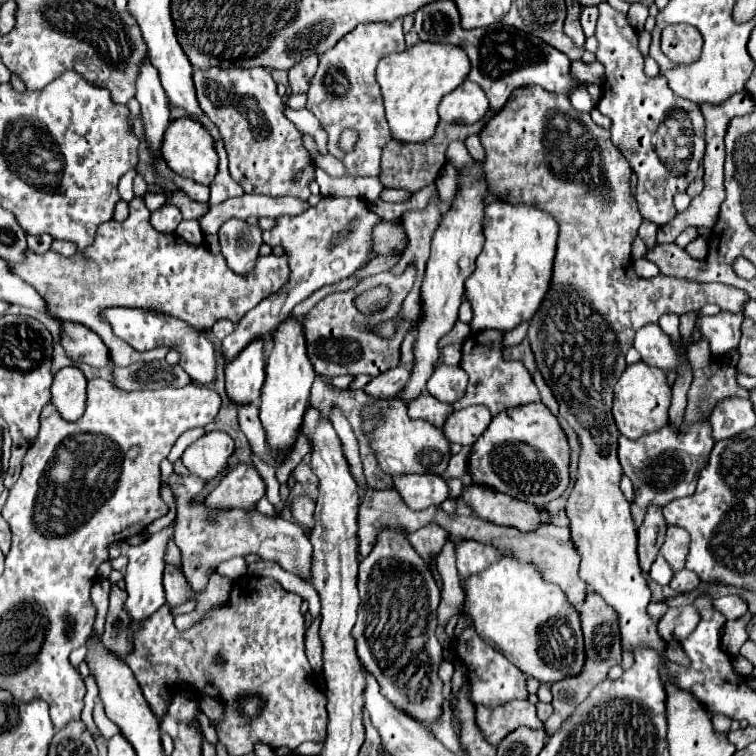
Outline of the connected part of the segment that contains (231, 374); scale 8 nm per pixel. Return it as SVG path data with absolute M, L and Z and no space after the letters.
M250 343L230 365L226 365L226 397L232 405L256 403L264 385L264 343Z

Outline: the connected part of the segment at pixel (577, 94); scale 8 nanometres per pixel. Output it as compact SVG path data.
M586 85L576 87L570 93L570 101L572 101L572 105L574 105L576 111L584 111L584 113L590 113L592 111L592 101L590 101L590 95L586 91Z

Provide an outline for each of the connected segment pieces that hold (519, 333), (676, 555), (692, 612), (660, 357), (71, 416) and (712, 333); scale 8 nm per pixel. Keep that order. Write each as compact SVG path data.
M520 323L520 327L516 327L514 331L510 331L504 337L504 347L514 347L514 345L522 343L522 339L526 337L526 333L528 333L528 323Z
M674 525L668 527L666 541L664 541L660 553L664 555L664 559L670 563L670 567L674 571L684 569L684 559L688 555L688 543L690 543L690 535L686 535L686 531L682 531L680 527L674 527Z
M692 604L669 608L658 621L658 632L666 641L684 641L696 629L699 621L698 610Z
M654 323L644 325L636 333L634 347L642 355L642 361L646 361L648 365L660 367L664 371L678 369L678 365L680 365L678 349L674 347L672 339L663 333L659 325L654 325Z
M64 367L54 375L52 405L66 421L78 421L86 405L86 377L78 367Z
M720 311L718 315L712 317L698 319L696 325L702 329L704 339L708 339L712 355L726 355L728 351L738 347L742 319L744 317L740 313L734 315L726 311Z

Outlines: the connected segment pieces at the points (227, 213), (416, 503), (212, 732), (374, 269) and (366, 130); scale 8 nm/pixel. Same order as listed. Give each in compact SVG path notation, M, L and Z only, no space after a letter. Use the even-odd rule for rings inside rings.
M242 195L236 199L228 199L224 203L214 205L202 219L200 227L206 235L218 233L224 221L236 217L236 219L248 219L250 215L254 217L280 217L280 215L300 215L306 211L310 205L302 199L294 197L268 197L268 195Z
M400 475L394 477L394 489L410 509L428 509L448 497L448 485L438 475Z
M200 711L198 713L198 719L200 719L200 727L202 727L202 733L204 733L204 737L210 741L210 743L214 743L216 745L216 741L218 741L218 735L216 735L216 729L214 729L214 723Z
M376 255L366 267L358 269L358 271L354 273L354 277L364 279L364 277L370 277L370 275L374 275L374 273L390 271L398 261L400 261L400 255Z
M398 19L390 23L362 23L320 57L318 71L310 83L306 109L312 111L322 129L328 133L328 153L338 157L352 177L374 177L380 173L382 147L392 139L392 135L384 117L382 95L376 83L376 65L382 57L404 49L406 43L402 19ZM344 129L356 129L358 133L358 143L348 153L338 147L340 133Z

